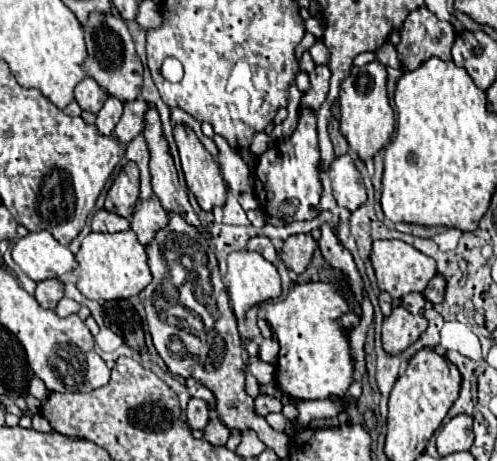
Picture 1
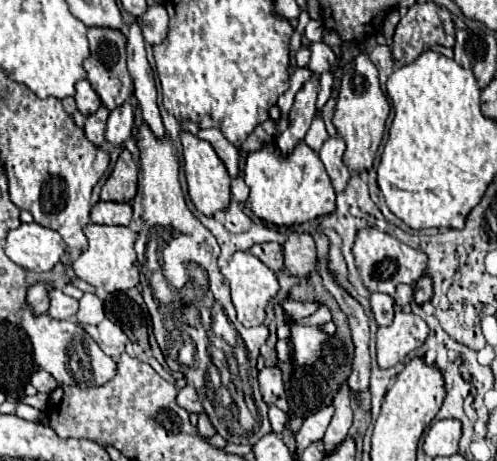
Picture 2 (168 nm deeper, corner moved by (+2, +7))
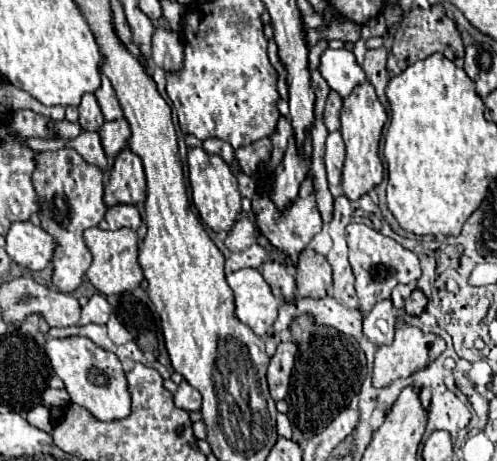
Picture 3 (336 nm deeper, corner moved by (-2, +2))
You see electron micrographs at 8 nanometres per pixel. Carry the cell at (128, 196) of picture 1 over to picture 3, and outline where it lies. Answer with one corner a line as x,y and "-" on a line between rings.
123,148
115,158
109,182
103,196
107,206
145,202
145,172
141,158
129,148

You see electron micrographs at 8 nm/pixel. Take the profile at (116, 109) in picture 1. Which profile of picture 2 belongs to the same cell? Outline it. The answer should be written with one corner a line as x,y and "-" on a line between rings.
101,107
95,115
87,117
87,123
85,123
85,127
83,127
85,137
87,137
95,147
103,147
103,143
105,143
103,133
105,133
105,121
107,121
107,115
109,115
109,111
107,111
105,107

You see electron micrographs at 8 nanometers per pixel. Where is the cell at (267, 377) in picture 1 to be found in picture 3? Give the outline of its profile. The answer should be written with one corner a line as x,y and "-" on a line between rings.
241,268
227,276
235,294
235,314
255,334
265,336
273,330
281,298
275,296
257,268

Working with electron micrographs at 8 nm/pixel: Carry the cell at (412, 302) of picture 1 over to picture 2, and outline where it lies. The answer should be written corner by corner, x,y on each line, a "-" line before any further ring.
399,285
399,289
393,295
393,299
395,299
395,303
399,307
407,307
413,301
413,287
411,285

